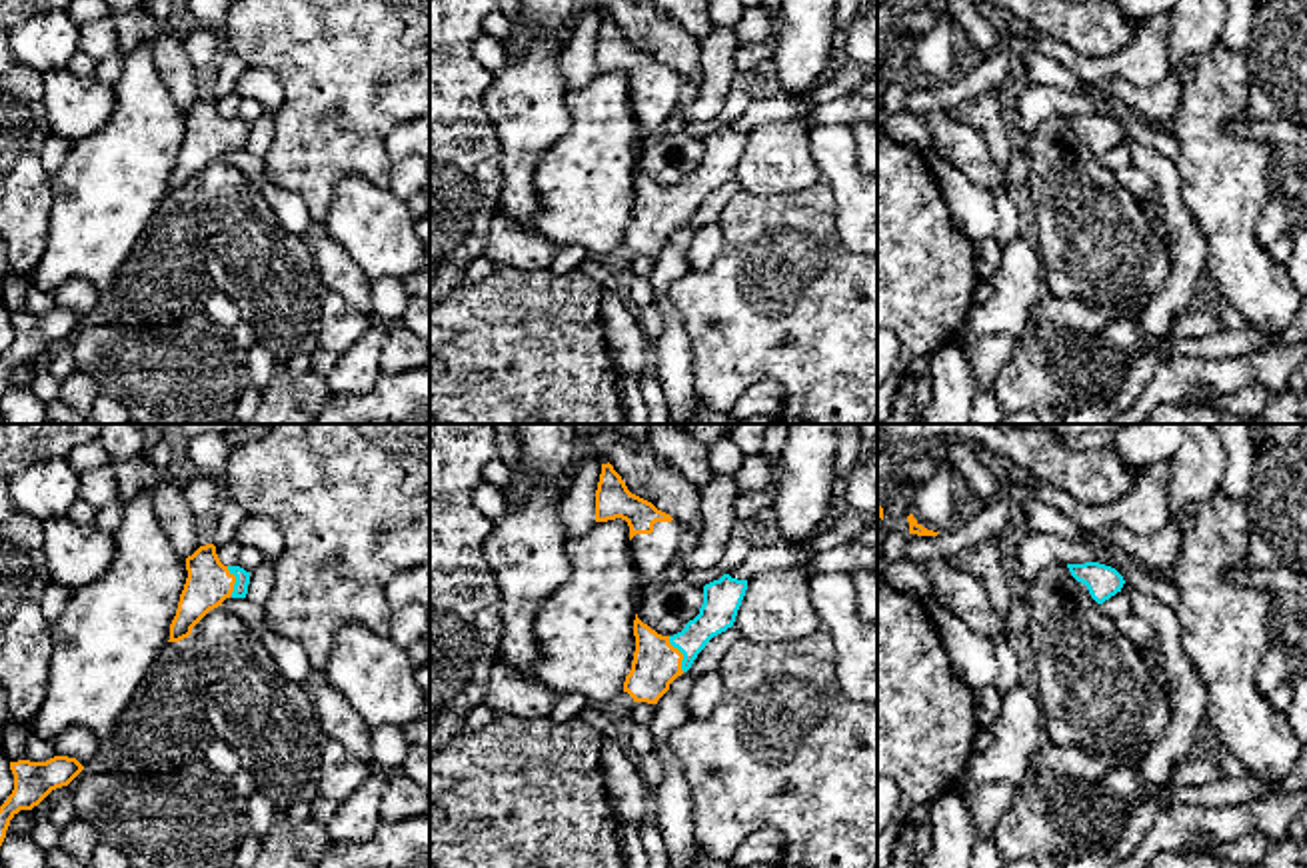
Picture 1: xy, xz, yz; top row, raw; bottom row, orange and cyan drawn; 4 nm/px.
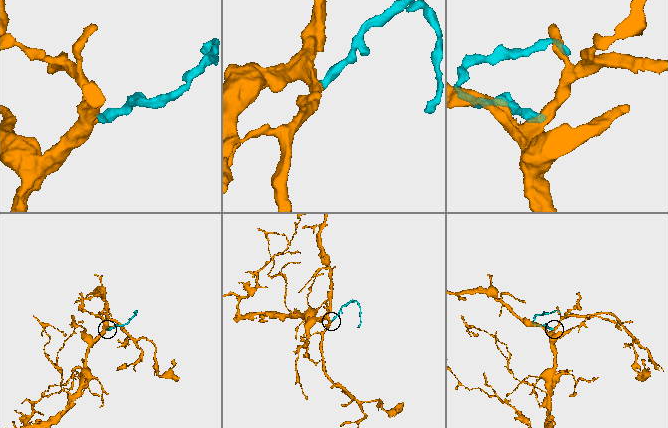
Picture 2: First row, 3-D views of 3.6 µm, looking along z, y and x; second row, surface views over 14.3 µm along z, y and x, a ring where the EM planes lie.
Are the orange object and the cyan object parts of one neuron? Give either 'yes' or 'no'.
yes

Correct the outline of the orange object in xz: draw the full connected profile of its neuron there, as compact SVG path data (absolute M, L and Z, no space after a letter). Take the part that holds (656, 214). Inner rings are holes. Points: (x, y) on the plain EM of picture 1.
M729 126L705 136L699 166L673 188L657 186L636 166L636 204L624 244L634 254L657 256L669 236L691 220L705 196L733 178L745 142L747 132L737 132Z

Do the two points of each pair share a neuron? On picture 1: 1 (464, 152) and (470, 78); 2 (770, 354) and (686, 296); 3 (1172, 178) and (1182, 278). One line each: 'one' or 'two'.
1: one
2: one
3: one

